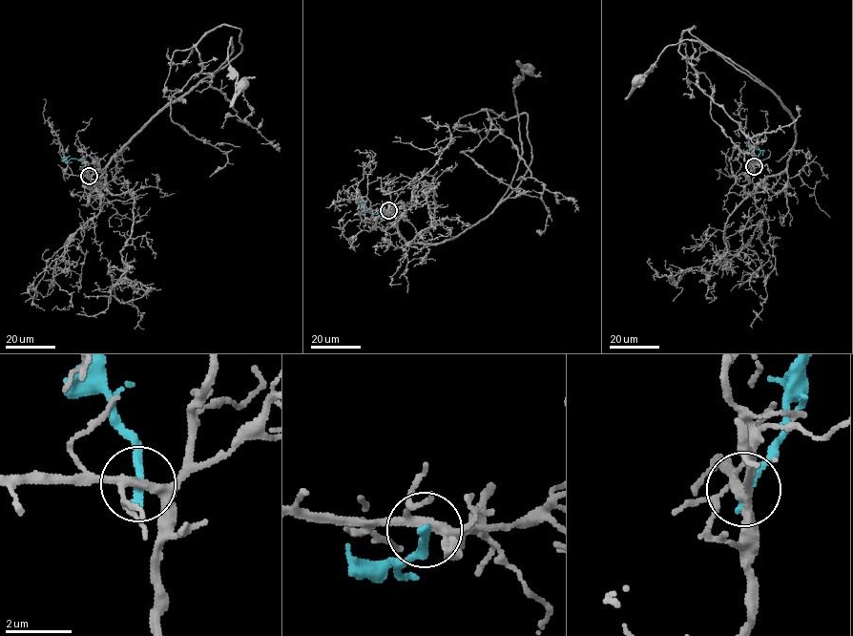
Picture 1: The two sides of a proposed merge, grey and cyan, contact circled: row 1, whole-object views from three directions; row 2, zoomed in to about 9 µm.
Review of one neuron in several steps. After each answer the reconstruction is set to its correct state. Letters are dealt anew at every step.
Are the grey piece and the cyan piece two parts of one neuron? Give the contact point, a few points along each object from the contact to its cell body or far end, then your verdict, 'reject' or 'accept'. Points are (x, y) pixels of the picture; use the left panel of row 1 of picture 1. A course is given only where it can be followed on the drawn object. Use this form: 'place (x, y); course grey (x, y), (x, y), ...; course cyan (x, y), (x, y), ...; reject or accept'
place (89, 176); course grey (89, 176), (91, 192), (110, 161), (154, 117), (226, 61), (231, 38), (228, 62), (240, 86); course cyan (89, 176), (83, 159), (71, 158), (66, 161), (63, 158), (68, 157); reject

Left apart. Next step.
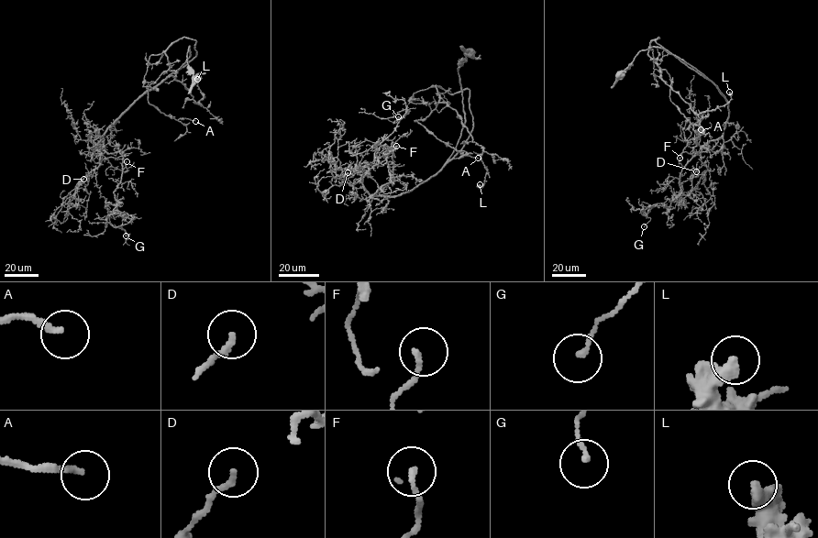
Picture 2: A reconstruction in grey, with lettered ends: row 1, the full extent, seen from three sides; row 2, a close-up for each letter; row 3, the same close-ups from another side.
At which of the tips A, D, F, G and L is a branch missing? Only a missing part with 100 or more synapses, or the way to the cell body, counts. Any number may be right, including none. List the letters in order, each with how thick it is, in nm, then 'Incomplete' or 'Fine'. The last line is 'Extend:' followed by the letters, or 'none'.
A: Thickness 170 nm. Fine
D: Thickness 170 nm. Fine
F: Thickness 150 nm. Fine
G: Thickness 150 nm. Fine
L: Thickness 400 nm. Fine
Extend: none

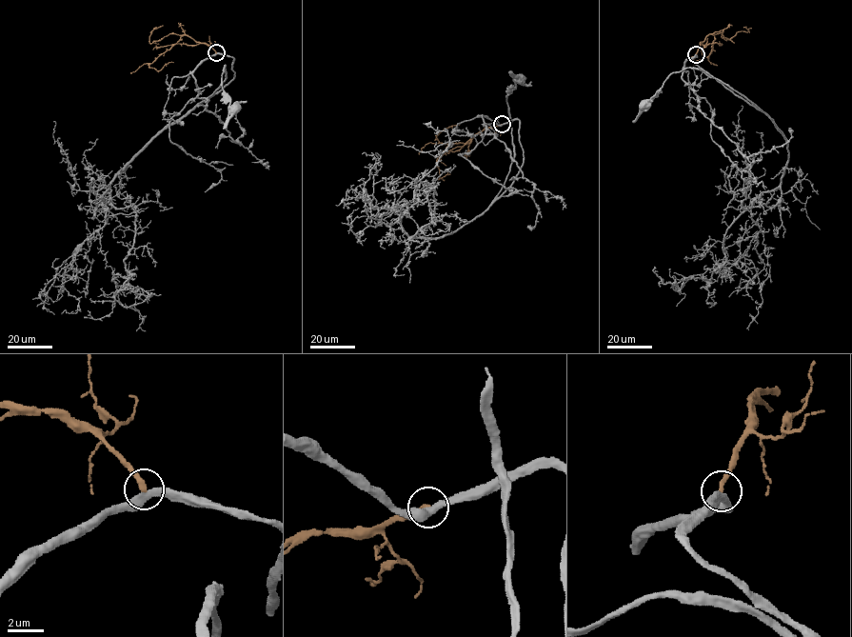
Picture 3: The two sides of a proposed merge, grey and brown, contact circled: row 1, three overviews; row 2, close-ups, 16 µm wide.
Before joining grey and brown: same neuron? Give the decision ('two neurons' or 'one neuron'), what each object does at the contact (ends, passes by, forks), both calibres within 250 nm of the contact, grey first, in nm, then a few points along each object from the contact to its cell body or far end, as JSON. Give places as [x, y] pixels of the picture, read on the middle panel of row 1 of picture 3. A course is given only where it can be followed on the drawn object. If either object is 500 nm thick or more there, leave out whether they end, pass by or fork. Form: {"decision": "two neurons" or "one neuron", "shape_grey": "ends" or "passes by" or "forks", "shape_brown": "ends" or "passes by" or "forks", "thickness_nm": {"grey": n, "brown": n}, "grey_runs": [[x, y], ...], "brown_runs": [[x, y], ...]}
{"decision": "two neurons", "shape_grey": "passes by", "shape_brown": "ends", "thickness_nm": {"grey": 400, "brown": 280}, "grey_runs": [[501, 125], [519, 120], [524, 163], [515, 178], [497, 197], [514, 157], [506, 100], [518, 78]], "brown_runs": [[501, 125], [485, 128], [457, 150], [441, 154], [437, 161], [439, 178], [450, 174]]}

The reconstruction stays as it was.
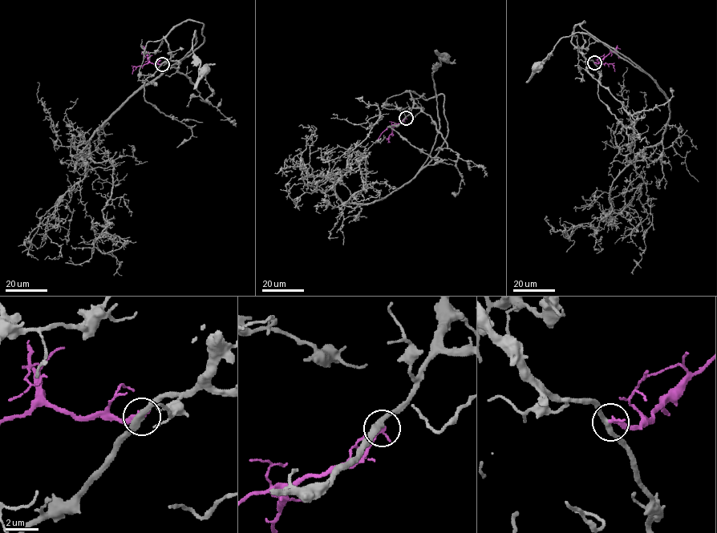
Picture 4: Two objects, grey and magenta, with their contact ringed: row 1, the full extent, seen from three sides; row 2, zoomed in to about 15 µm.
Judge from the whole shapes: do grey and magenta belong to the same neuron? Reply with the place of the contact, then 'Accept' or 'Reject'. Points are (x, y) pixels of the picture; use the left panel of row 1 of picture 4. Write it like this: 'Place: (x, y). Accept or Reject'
Place: (162, 64). Reject

